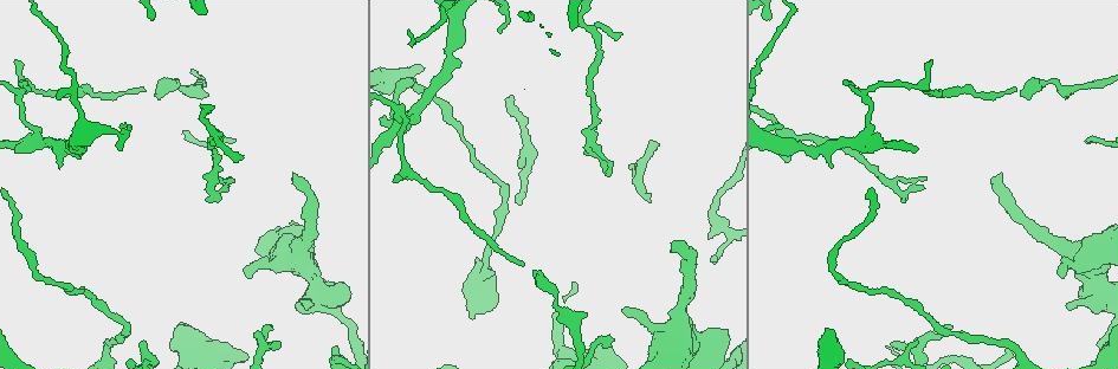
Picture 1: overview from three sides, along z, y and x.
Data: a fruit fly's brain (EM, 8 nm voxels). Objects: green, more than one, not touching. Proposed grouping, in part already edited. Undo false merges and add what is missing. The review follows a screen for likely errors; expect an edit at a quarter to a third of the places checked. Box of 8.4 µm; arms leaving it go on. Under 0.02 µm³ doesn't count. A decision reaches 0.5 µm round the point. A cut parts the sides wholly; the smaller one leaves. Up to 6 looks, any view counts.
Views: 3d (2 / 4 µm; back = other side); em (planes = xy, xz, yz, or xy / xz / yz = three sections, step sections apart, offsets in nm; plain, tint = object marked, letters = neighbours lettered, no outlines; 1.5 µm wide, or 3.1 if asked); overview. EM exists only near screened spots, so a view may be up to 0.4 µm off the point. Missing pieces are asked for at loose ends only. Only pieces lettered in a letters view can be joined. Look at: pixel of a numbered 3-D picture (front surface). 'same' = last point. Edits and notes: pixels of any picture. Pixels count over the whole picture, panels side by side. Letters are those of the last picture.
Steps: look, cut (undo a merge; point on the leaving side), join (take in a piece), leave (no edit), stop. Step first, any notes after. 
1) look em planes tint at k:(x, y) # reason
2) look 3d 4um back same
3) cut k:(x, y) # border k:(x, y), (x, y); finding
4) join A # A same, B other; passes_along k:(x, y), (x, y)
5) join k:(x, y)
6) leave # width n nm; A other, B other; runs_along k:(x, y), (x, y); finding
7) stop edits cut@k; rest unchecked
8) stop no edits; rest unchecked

look em yz step 8 letters at 1:(861, 141) # two arms in line, one across

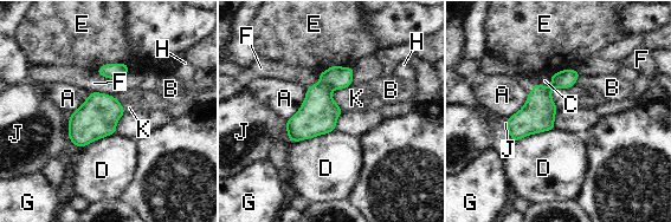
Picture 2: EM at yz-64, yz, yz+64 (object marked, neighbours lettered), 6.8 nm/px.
leave # A other, B other, C other, D other, E other, F other, G other, H other, J other, K other; border 2:(531, 90), (524, 104), (504, 119); one neuron here

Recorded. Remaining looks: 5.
look 3d 4um at 1:(230, 179) # tapers out

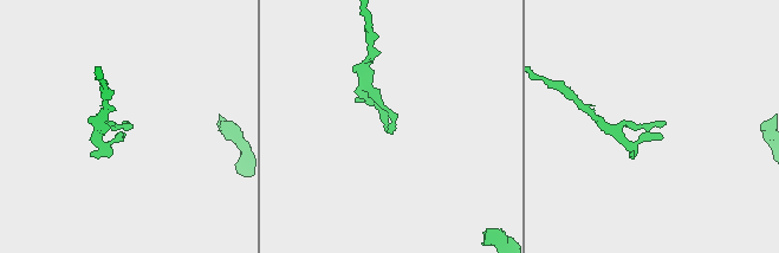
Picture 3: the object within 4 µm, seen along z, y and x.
look em xy step 4 letters at 3:(662, 124) # now the EM

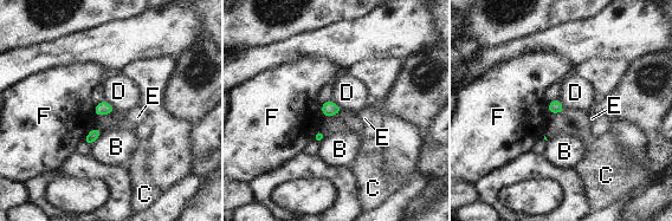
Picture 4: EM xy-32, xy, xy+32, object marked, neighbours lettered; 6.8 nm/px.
leave # longest_contact E 130 nm; B other, C other, D other, E other, F other; no lettered piece goes on from it

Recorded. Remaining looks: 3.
look em planes letters at 1:(1062, 278) # an open end

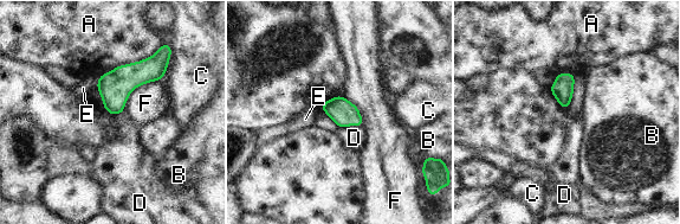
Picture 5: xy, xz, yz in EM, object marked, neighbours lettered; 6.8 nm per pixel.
leave # longest_contact A 480 nm; A other, B other, C other, D other, E other, F other; none of them fits

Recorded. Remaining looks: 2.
stop no edits; rest unchecked

